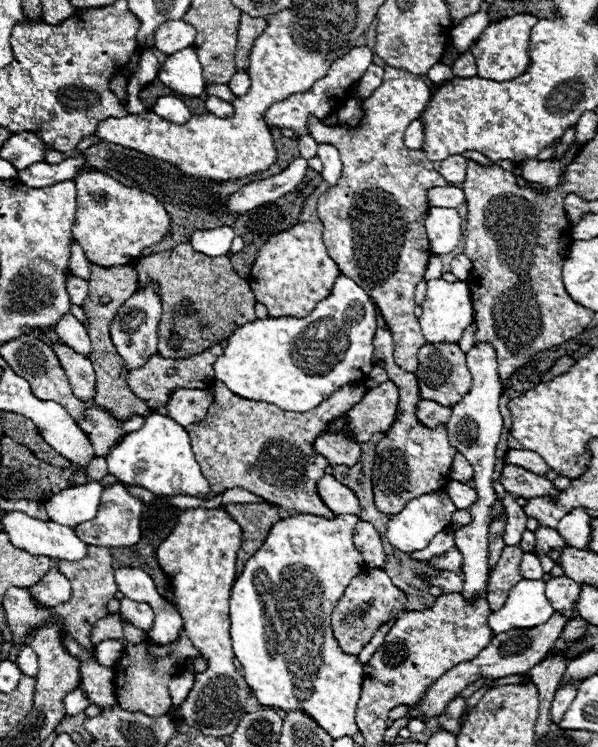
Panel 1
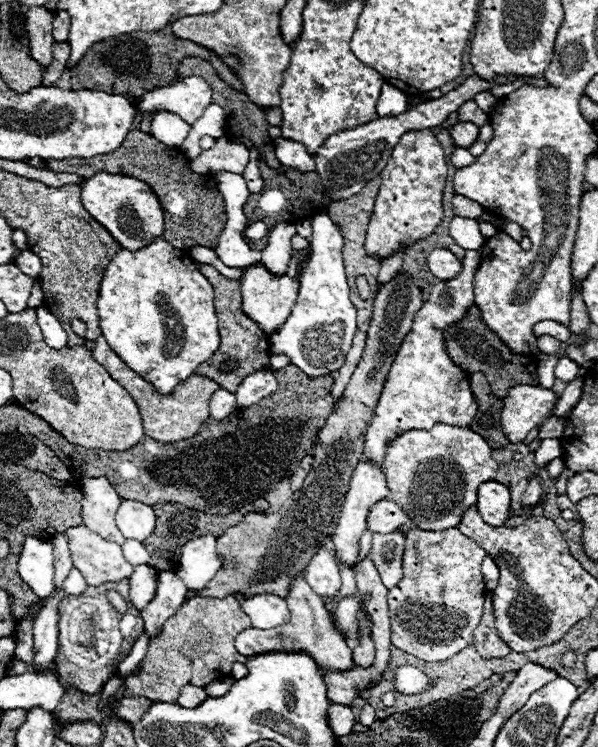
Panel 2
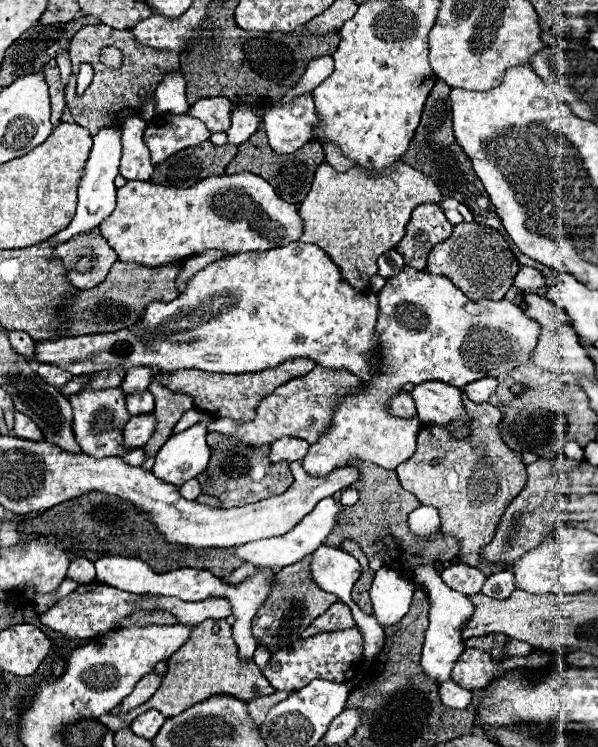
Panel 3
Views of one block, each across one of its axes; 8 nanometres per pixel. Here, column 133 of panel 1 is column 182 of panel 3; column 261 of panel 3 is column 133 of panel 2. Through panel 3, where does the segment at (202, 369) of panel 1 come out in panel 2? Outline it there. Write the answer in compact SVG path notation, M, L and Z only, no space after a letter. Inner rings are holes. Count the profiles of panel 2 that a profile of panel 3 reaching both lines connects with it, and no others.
M102 336L96 338L96 348L92 350L92 354L94 354L94 360L100 362L100 366L104 366L104 370L110 374L110 378L114 378L116 382L120 382L120 386L126 388L128 394L136 400L136 406L138 406L140 418L142 418L142 426L144 426L144 434L150 436L152 440L158 440L162 444L174 444L178 440L192 438L194 434L198 434L198 428L208 420L208 416L210 416L210 412L208 412L210 398L220 388L210 378L192 374L190 378L186 378L184 382L180 382L170 396L160 396L152 388L152 384L148 384L140 374L136 374L134 370L130 370L114 354L114 350L108 346L108 342Z

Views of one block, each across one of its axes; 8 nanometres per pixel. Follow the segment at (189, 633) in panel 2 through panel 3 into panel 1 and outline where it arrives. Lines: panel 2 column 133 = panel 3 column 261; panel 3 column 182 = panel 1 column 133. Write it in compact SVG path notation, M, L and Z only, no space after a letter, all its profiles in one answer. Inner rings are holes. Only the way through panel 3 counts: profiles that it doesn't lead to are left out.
M186 630L180 632L180 636L174 642L168 644L156 644L148 638L144 632L144 640L140 644L130 644L124 640L124 652L120 660L114 664L116 674L116 698L122 708L132 712L144 712L150 716L162 716L170 708L170 698L166 698L168 682L184 670L190 658L196 658L200 652L186 636Z

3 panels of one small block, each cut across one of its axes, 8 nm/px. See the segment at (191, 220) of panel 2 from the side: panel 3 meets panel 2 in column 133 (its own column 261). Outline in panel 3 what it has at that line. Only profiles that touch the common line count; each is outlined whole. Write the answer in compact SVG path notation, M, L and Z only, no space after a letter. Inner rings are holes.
M258 130L254 132L244 144L238 146L238 154L236 158L226 166L226 172L228 174L236 174L236 172L252 172L252 174L258 174L262 176L266 182L270 182L276 190L278 196L282 196L286 202L290 204L300 204L310 186L312 186L312 180L314 180L314 172L316 168L324 162L324 150L322 150L322 144L320 142L306 142L300 150L292 152L292 154L276 154L270 144L268 144L268 138L266 138L266 132L264 130Z

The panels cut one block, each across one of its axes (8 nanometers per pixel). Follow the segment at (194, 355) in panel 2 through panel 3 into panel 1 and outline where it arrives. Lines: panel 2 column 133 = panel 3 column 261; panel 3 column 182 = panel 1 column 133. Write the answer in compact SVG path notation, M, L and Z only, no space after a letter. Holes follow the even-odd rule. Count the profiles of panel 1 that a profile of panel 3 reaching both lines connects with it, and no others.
M148 282L146 288L138 288L116 312L110 324L110 338L124 360L126 370L144 366L154 354L158 354L158 324L162 318L162 298L156 282Z

